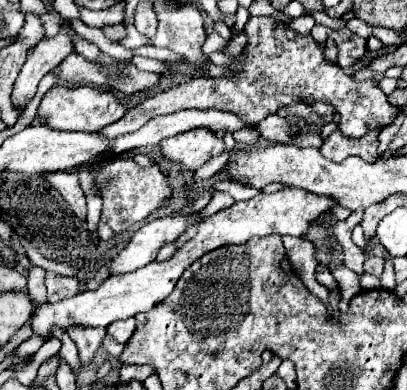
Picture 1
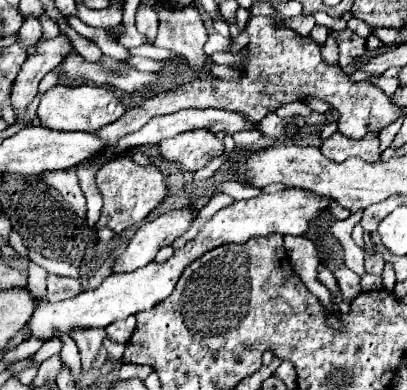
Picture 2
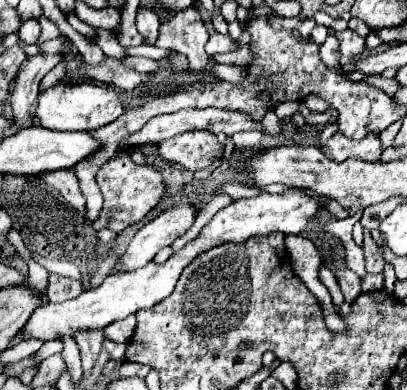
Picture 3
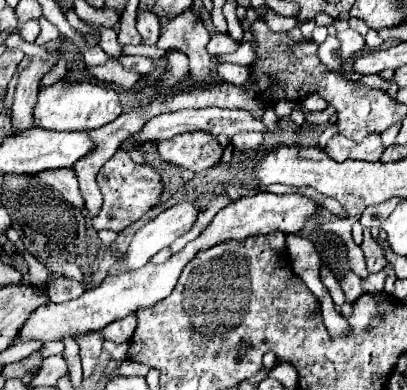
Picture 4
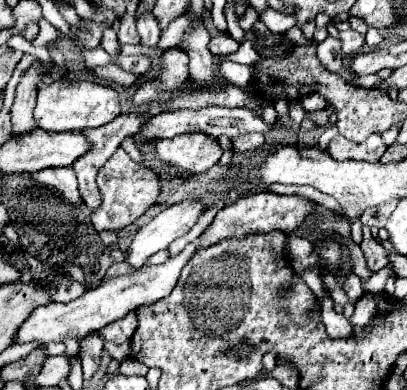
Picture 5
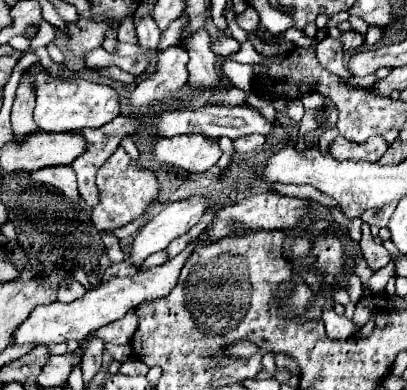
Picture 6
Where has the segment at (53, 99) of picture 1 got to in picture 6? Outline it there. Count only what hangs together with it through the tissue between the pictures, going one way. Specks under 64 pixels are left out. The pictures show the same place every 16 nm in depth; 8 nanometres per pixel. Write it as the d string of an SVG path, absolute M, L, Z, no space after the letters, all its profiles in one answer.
M30 66L34 68L34 92L36 92L36 108L34 108L34 120L40 130L44 132L66 132L66 130L80 130L80 128L100 128L114 120L120 114L120 102L118 102L118 92L112 86L106 84L94 84L88 80L82 80L78 76L72 78L52 78L42 66Z

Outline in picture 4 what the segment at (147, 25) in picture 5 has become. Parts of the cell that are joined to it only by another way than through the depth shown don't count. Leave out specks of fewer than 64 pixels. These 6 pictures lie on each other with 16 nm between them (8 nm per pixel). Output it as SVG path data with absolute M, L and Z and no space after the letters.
M142 12L142 14L138 14L136 28L138 28L140 36L142 36L142 44L156 46L158 36L160 36L160 24L158 24L158 20L156 20L156 16L154 16L152 12Z

